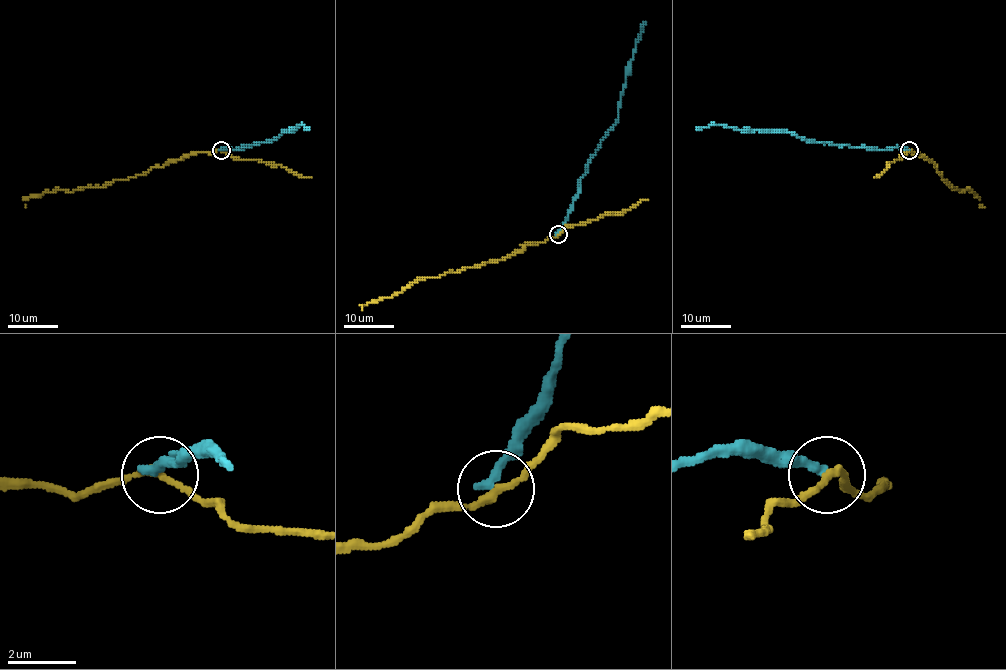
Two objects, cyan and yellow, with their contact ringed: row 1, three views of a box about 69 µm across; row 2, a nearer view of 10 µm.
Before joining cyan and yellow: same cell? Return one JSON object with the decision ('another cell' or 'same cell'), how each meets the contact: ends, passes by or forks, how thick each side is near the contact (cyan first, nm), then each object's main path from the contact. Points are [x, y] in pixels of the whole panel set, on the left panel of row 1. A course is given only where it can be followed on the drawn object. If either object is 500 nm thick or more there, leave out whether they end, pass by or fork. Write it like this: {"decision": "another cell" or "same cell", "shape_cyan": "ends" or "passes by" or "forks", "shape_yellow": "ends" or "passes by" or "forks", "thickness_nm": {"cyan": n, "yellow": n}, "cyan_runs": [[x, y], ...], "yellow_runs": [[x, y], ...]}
{"decision": "another cell", "shape_cyan": "ends", "shape_yellow": "passes by", "thickness_nm": {"cyan": 280, "yellow": 190}, "cyan_runs": [[220, 150], [271, 141], [281, 131], [299, 124], [310, 129]], "yellow_runs": [[222, 150], [192, 153], [103, 187], [31, 195], [24, 199], [26, 208]]}

